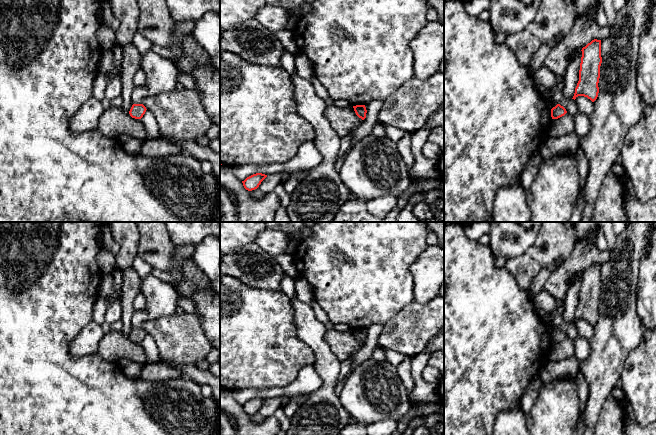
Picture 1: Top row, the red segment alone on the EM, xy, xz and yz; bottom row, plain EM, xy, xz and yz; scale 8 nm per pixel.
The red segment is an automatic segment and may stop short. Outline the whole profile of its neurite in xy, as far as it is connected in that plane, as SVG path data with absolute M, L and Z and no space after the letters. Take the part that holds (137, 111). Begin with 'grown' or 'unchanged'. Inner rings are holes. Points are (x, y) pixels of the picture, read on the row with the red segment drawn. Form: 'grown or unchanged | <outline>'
unchanged | M133 104L129 114L132 118L141 119L146 112L146 107L143 104Z

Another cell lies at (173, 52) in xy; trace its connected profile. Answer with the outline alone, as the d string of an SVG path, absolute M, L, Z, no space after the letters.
M193 20L177 22L174 28L175 35L173 37L173 43L168 47L153 44L152 50L162 57L171 60L179 69L178 65L184 54L182 51L182 40L186 35L192 33L195 23L196 21Z

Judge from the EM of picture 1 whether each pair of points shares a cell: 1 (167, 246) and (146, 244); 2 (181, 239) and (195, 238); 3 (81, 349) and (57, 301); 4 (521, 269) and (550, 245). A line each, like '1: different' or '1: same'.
1: same
2: same
3: different
4: same

